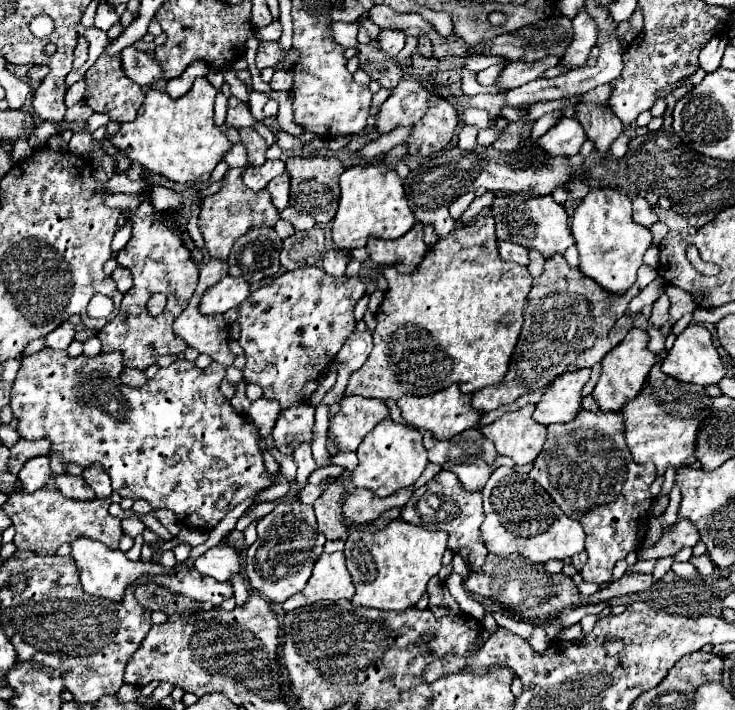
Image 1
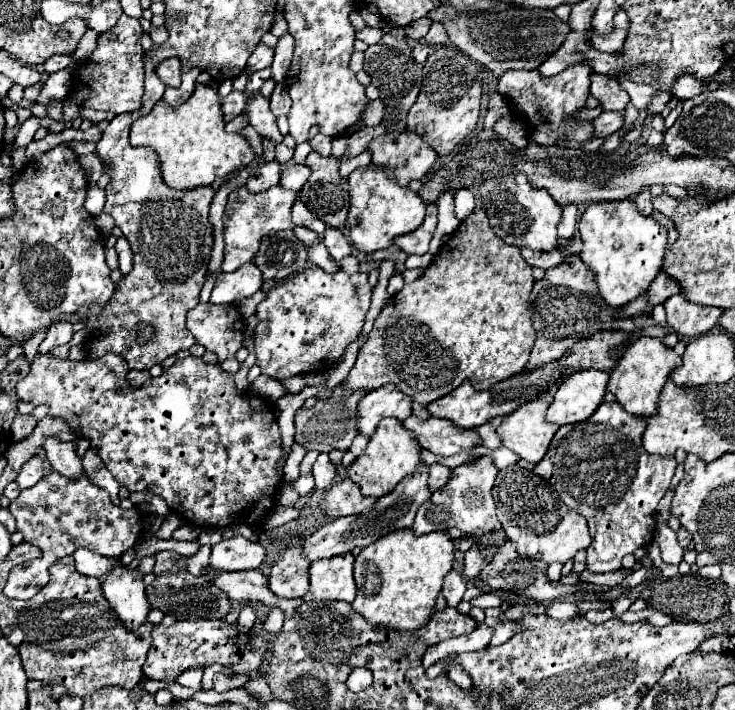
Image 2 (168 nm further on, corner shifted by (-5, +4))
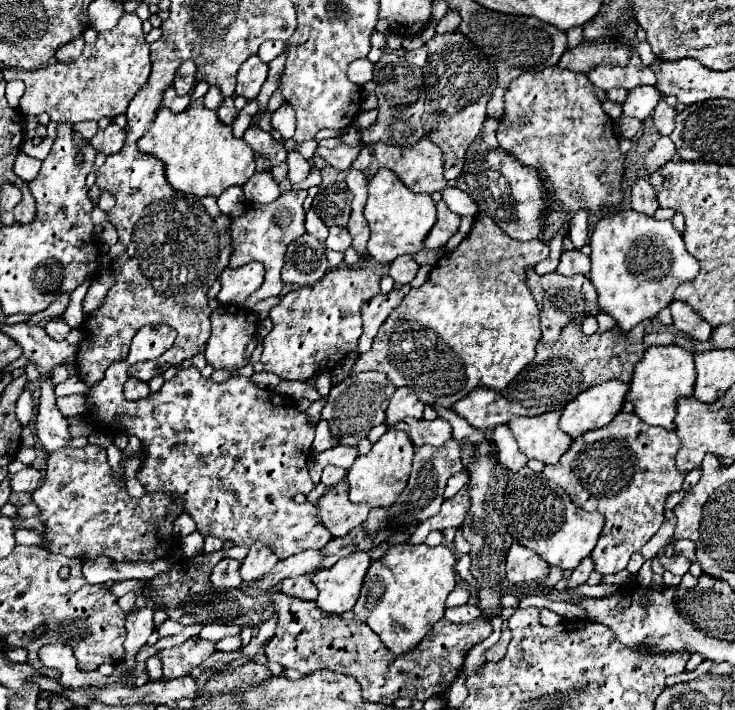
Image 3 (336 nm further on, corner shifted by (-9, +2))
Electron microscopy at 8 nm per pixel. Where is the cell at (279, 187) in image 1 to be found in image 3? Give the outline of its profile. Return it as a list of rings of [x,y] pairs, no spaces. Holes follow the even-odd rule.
[[[290,150],[288,153],[288,180],[292,184],[300,184],[302,180],[306,180],[306,176],[310,174],[310,164],[308,160],[304,160],[304,156],[298,150]]]

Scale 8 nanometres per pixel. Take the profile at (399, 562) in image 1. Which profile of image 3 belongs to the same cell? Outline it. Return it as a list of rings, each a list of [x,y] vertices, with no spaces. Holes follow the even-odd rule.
[[[392,544],[380,560],[374,560],[364,576],[360,598],[352,612],[364,620],[396,654],[412,650],[444,616],[444,602],[456,584],[456,556],[452,548],[428,544]]]

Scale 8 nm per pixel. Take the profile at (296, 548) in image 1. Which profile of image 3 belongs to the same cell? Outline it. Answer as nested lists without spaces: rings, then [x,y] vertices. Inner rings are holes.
[[[308,576],[286,578],[286,580],[282,582],[280,590],[282,590],[286,596],[300,598],[300,600],[316,600],[316,596],[318,596],[318,590],[316,590],[316,586],[312,584],[312,580],[310,580]]]

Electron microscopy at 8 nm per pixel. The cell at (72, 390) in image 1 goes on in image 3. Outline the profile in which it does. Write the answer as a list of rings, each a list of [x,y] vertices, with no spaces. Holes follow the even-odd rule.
[[[152,324],[152,326],[142,326],[142,330],[134,336],[132,340],[132,346],[130,346],[130,352],[128,352],[128,358],[126,360],[120,360],[120,362],[112,362],[112,366],[108,366],[104,378],[100,382],[94,382],[90,388],[88,388],[88,394],[84,394],[84,400],[86,400],[86,414],[90,418],[90,422],[94,424],[94,428],[102,428],[106,430],[108,434],[124,434],[124,436],[138,436],[140,442],[144,444],[144,460],[142,460],[142,468],[138,470],[136,478],[142,482],[142,486],[146,488],[146,492],[164,492],[164,494],[170,494],[170,498],[174,502],[180,502],[184,506],[184,512],[192,516],[192,520],[196,522],[198,526],[198,532],[202,536],[218,536],[220,540],[232,540],[236,546],[252,546],[254,542],[266,542],[272,552],[276,552],[276,556],[282,560],[282,558],[288,558],[292,554],[298,554],[302,550],[308,550],[308,548],[324,548],[328,544],[328,540],[332,538],[332,534],[322,526],[322,522],[318,520],[318,510],[314,506],[300,506],[294,502],[294,496],[298,492],[310,492],[314,488],[310,476],[308,476],[308,470],[306,470],[306,460],[308,460],[308,454],[310,454],[310,446],[312,446],[312,440],[314,440],[314,426],[308,426],[306,422],[306,414],[300,412],[294,402],[290,402],[290,398],[286,396],[280,396],[272,390],[262,390],[258,388],[254,382],[250,382],[248,378],[244,376],[232,376],[228,378],[226,382],[214,382],[212,378],[204,378],[200,374],[200,370],[196,366],[190,366],[186,370],[178,370],[178,374],[164,382],[164,386],[158,390],[158,392],[152,392],[148,398],[142,398],[142,400],[126,400],[124,398],[124,382],[126,382],[126,376],[128,376],[128,370],[132,368],[132,364],[136,360],[148,360],[152,356],[160,356],[164,354],[172,342],[176,338],[176,330],[172,330],[168,324]]]

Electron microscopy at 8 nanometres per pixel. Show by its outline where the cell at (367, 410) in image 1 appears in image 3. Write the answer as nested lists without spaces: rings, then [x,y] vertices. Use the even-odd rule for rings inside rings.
[[[398,388],[394,396],[390,398],[388,410],[386,410],[386,424],[392,426],[396,422],[402,422],[404,418],[422,418],[424,404],[416,398],[416,394],[408,388]]]

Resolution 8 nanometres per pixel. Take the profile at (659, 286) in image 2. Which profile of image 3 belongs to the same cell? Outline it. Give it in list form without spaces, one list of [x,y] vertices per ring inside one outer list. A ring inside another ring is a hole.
[[[640,322],[628,334],[624,334],[618,326],[604,334],[584,336],[578,324],[568,324],[560,340],[554,344],[540,342],[536,346],[536,358],[530,366],[526,366],[504,390],[494,392],[486,388],[476,388],[458,400],[452,410],[462,416],[470,426],[478,430],[490,430],[498,424],[508,424],[514,416],[538,416],[550,410],[562,410],[566,402],[570,402],[576,394],[586,390],[588,386],[606,382],[606,380],[632,380],[632,370],[636,362],[644,354],[644,328],[648,322]]]

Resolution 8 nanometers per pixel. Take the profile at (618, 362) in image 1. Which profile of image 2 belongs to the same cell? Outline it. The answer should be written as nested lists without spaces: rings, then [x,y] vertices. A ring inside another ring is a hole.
[[[638,338],[626,348],[626,354],[620,358],[620,364],[612,370],[610,382],[608,382],[608,392],[616,396],[616,400],[630,412],[642,418],[650,418],[656,414],[658,406],[658,394],[666,380],[670,378],[672,370],[676,370],[682,364],[682,358],[672,350],[662,344],[660,338]]]

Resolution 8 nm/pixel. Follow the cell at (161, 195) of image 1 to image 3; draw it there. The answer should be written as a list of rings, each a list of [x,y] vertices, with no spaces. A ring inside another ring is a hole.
[[[256,172],[252,178],[248,178],[242,190],[248,202],[258,204],[268,204],[280,196],[280,186],[270,172]]]

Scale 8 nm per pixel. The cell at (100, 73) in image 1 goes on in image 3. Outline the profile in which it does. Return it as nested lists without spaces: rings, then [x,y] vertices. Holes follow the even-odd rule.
[[[124,14],[116,28],[100,32],[94,46],[86,46],[82,56],[72,64],[54,62],[38,70],[11,70],[4,68],[1,74],[7,78],[22,80],[26,92],[20,98],[20,110],[26,116],[38,116],[48,112],[54,122],[82,122],[100,120],[102,116],[124,114],[136,92],[148,82],[150,52],[144,40],[142,20],[136,14]]]

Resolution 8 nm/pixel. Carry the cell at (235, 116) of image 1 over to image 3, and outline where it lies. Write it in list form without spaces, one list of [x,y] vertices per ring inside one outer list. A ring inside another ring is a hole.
[[[224,98],[224,102],[220,104],[220,108],[216,110],[218,112],[218,118],[224,122],[224,124],[232,124],[234,118],[238,116],[238,110],[234,106],[234,98]]]

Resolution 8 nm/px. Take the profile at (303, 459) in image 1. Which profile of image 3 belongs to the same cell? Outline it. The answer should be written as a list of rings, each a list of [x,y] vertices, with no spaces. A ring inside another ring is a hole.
[[[326,466],[324,472],[322,472],[322,484],[326,488],[332,488],[336,486],[340,480],[344,480],[346,476],[346,470],[344,468],[336,468],[336,466]]]

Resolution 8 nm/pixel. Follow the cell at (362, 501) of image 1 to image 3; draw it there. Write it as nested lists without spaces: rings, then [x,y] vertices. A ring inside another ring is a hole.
[[[340,482],[334,488],[330,488],[320,500],[318,500],[318,516],[322,524],[330,530],[332,536],[346,536],[352,528],[360,526],[370,506],[350,502],[348,498],[348,482]]]

